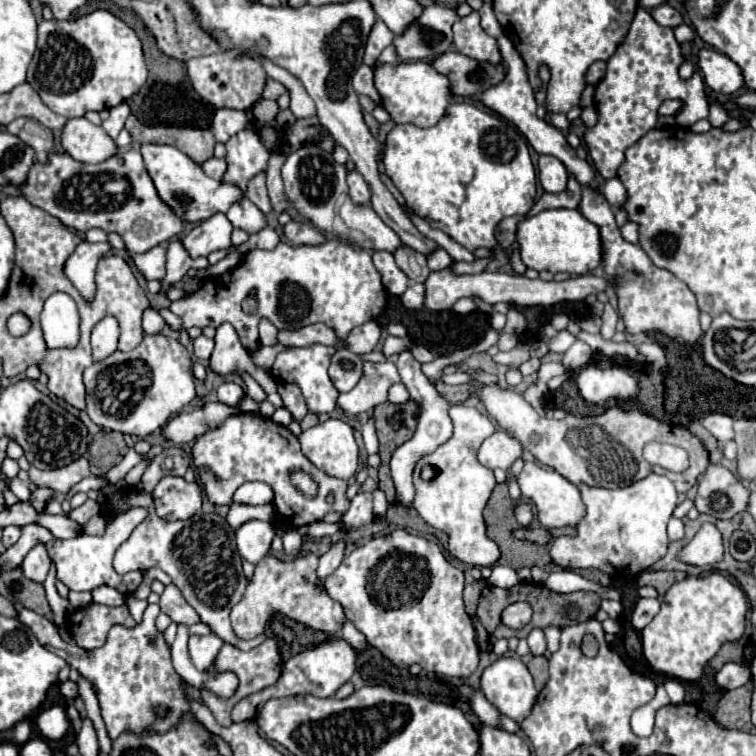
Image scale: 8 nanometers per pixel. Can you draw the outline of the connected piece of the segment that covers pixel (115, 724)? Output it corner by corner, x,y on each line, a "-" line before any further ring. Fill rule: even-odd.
148,604
144,618
138,626
134,628
112,626
106,644
90,652
78,647
75,642
68,643
62,640
56,624
42,614
36,614
28,608
20,608
18,620
34,632
34,636
42,646
62,656
92,684
100,700
100,710
106,722
108,736
116,740
124,732
166,734
168,730
176,728
182,722
184,714
192,714
188,698
202,704
200,690
190,686
184,678
180,678
180,674
172,666
170,644
164,640
164,634
154,624
158,614
160,606

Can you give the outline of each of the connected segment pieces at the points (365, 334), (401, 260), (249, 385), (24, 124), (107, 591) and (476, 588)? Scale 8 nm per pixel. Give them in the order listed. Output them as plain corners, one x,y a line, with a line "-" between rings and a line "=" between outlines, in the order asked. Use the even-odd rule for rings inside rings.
370,320
364,326
354,328
350,332
350,338
346,338
344,342
348,344
348,350
362,354
362,352
372,352
378,340
380,340
380,326
374,320
=
402,244
400,248
394,250
394,258
398,262
398,266
402,266
402,270
406,270
410,282
424,282
430,274
430,268
426,264
426,256
412,250
410,246
=
240,372
238,374
242,380
244,380
244,384
246,384
246,394
250,396
250,398
254,398
256,402
262,402
262,400
266,400
266,394
264,394
264,390
258,386
258,382
248,374
248,372
=
16,118
6,128
10,134
18,134
26,144
30,144
36,152
36,160
40,162
52,148
52,130
40,122
34,122
32,118
=
102,584
92,590
92,602
106,604
106,606
122,606
126,602
126,596
122,592
118,592
116,588
=
472,582
464,588
464,604
466,604
466,612
470,616
476,614
476,606
478,606
478,598
480,598
480,590
482,590
484,582

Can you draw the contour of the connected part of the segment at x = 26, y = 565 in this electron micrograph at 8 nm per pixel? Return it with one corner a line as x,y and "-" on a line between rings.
44,544
34,546
26,554
26,558
24,558
24,562
22,562
20,568
26,574
26,578
30,578
30,580
34,580
38,584
44,584
46,574
48,574
48,568
50,568
50,556
48,556

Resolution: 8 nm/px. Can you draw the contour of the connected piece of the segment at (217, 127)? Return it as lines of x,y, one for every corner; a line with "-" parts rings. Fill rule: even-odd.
220,108
220,110
216,110
216,116
212,120
212,132
218,142
226,142
230,136
234,136
246,124
248,124
248,116
244,110

